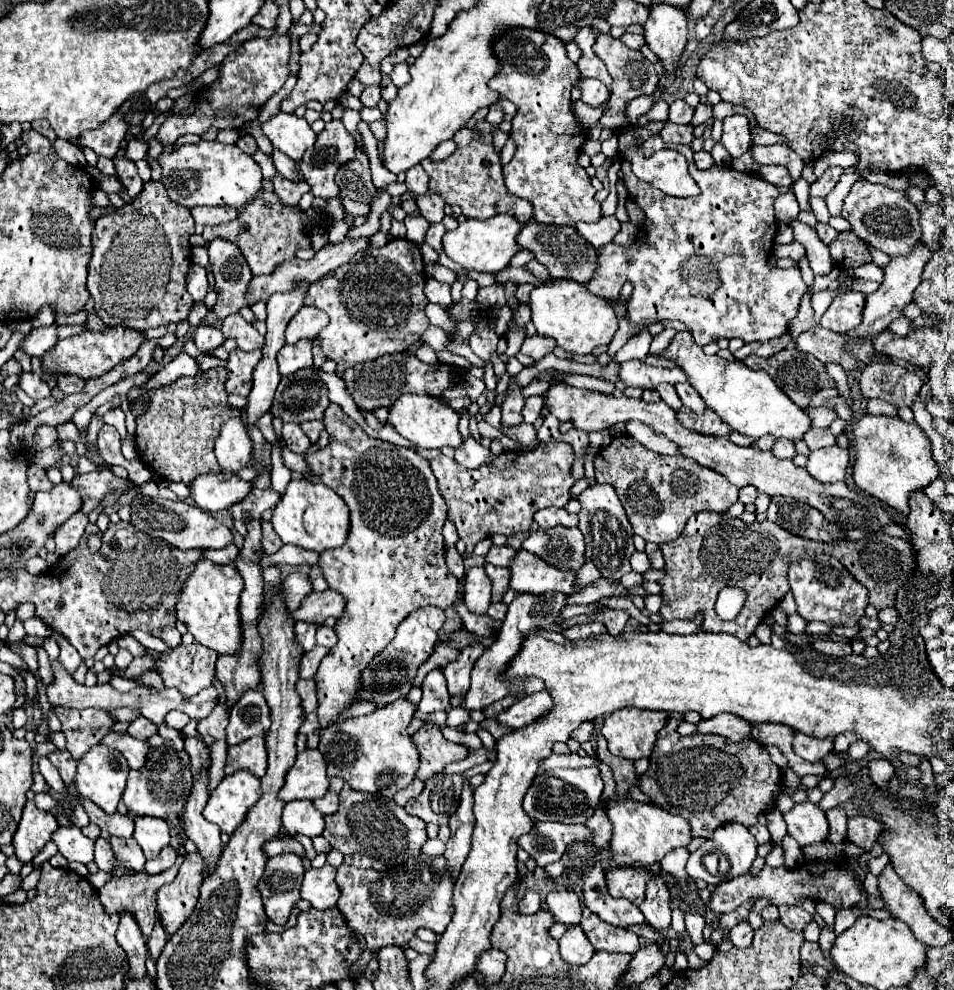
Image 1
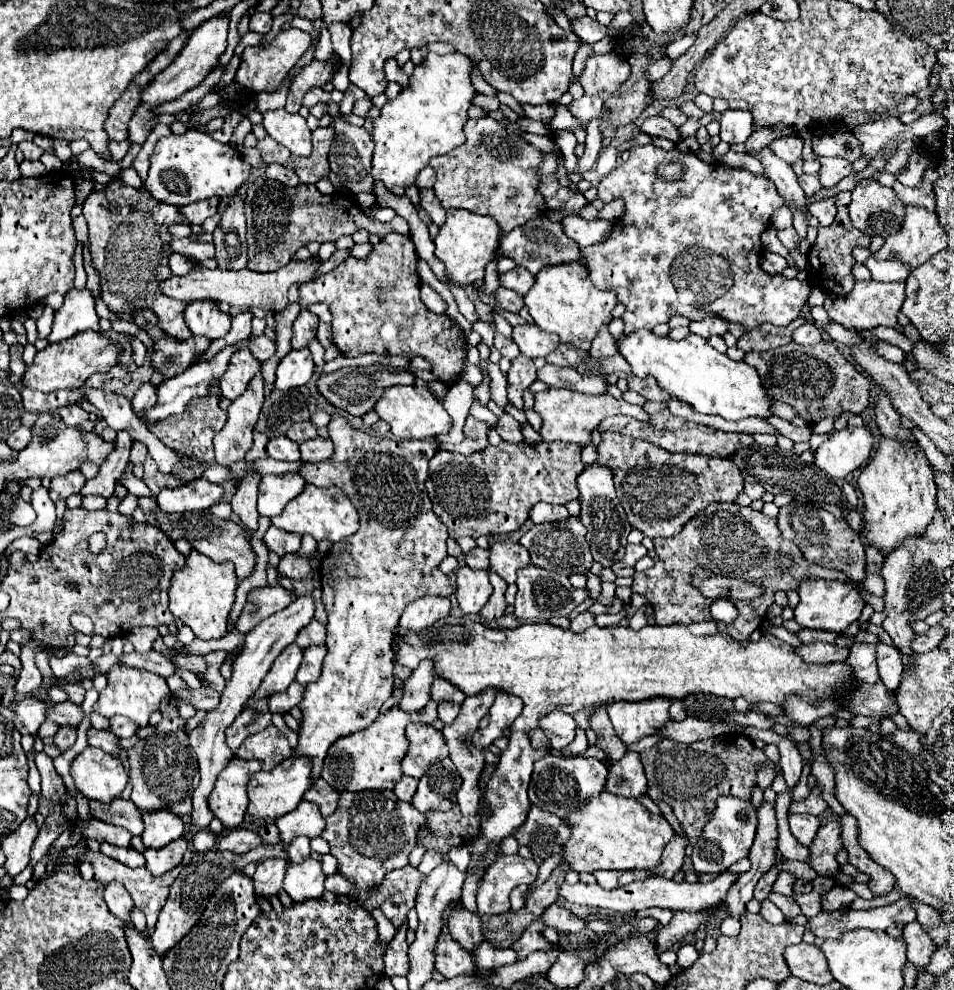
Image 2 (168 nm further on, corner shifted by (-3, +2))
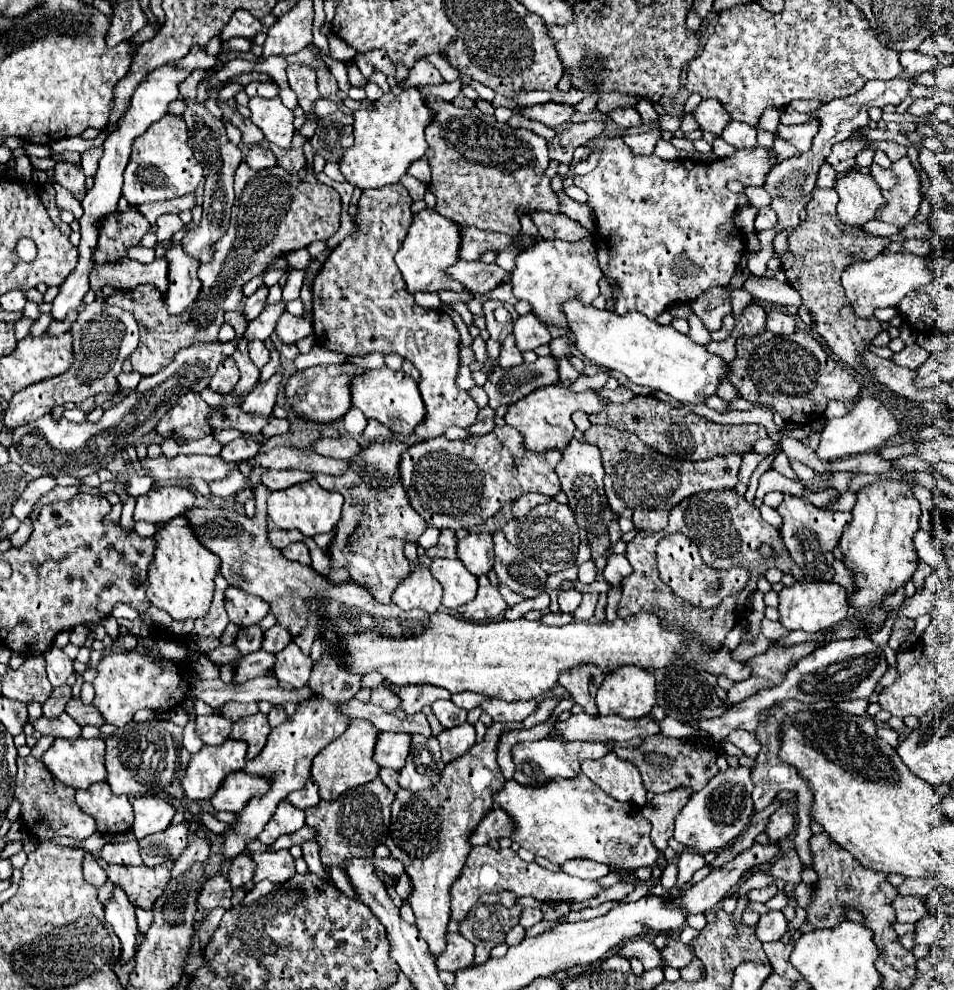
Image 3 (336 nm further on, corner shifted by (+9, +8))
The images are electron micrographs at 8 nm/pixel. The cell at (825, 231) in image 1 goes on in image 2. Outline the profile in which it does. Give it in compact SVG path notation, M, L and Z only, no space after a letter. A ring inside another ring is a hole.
M835 195L825 197L821 201L815 201L815 203L809 203L807 209L809 209L809 213L813 217L817 217L821 221L821 225L831 225L833 219L835 219L835 213L837 213L837 209L835 209Z

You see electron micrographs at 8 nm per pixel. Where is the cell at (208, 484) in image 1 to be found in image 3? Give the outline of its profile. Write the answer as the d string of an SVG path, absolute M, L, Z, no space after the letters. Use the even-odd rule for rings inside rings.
M163 485L155 487L145 495L137 497L135 507L135 521L149 521L149 523L167 523L179 513L183 513L187 507L195 505L195 491L183 487L183 485Z

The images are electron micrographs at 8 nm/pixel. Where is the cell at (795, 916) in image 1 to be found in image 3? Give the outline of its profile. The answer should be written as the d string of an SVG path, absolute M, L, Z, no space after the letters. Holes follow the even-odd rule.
M769 885L769 887L763 887L763 889L755 889L755 891L749 891L749 901L757 901L757 903L767 903L773 895L777 893L777 887L775 885Z

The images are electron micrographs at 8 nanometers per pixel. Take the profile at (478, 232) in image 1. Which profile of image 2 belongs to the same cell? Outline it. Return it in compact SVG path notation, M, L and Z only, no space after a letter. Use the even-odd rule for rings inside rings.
M447 209L447 219L439 227L435 243L435 257L445 265L447 281L459 287L473 285L477 279L483 279L485 265L495 259L499 245L499 225L493 217L483 217L469 213L465 209Z

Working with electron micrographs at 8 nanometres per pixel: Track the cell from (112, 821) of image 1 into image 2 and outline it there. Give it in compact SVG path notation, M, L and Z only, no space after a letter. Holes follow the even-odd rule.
M113 799L111 803L101 803L101 801L89 801L91 815L99 821L119 825L131 835L141 835L143 833L143 821L141 821L141 811L135 807L133 801L127 799Z

